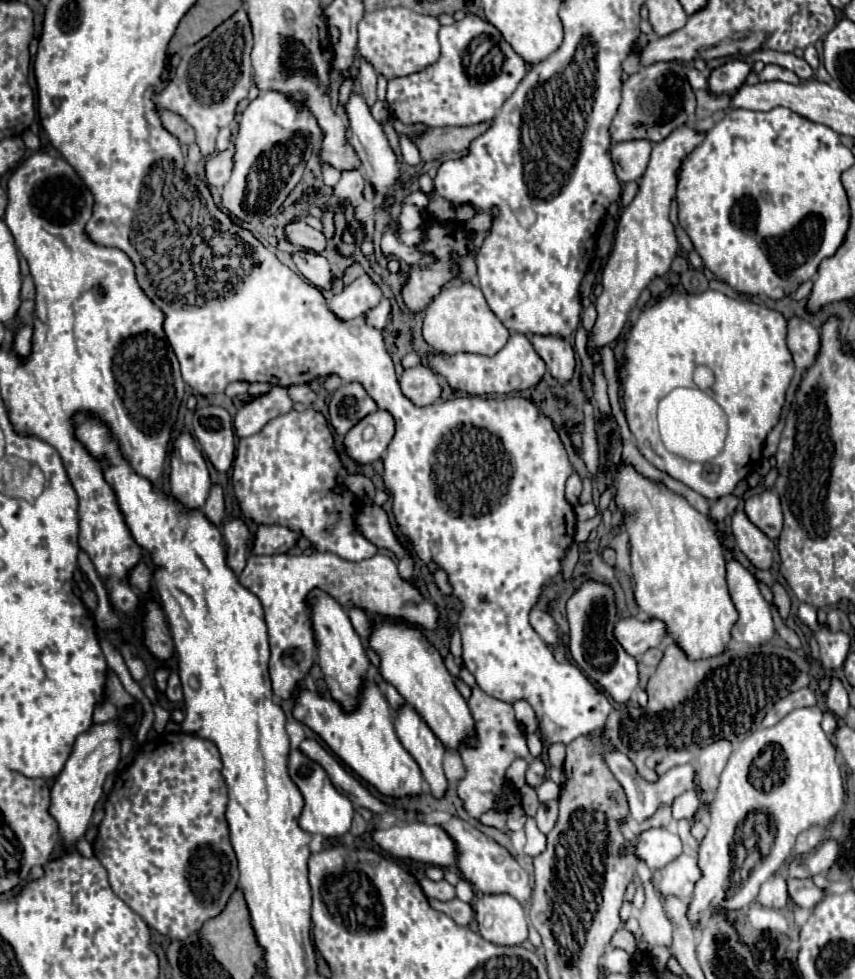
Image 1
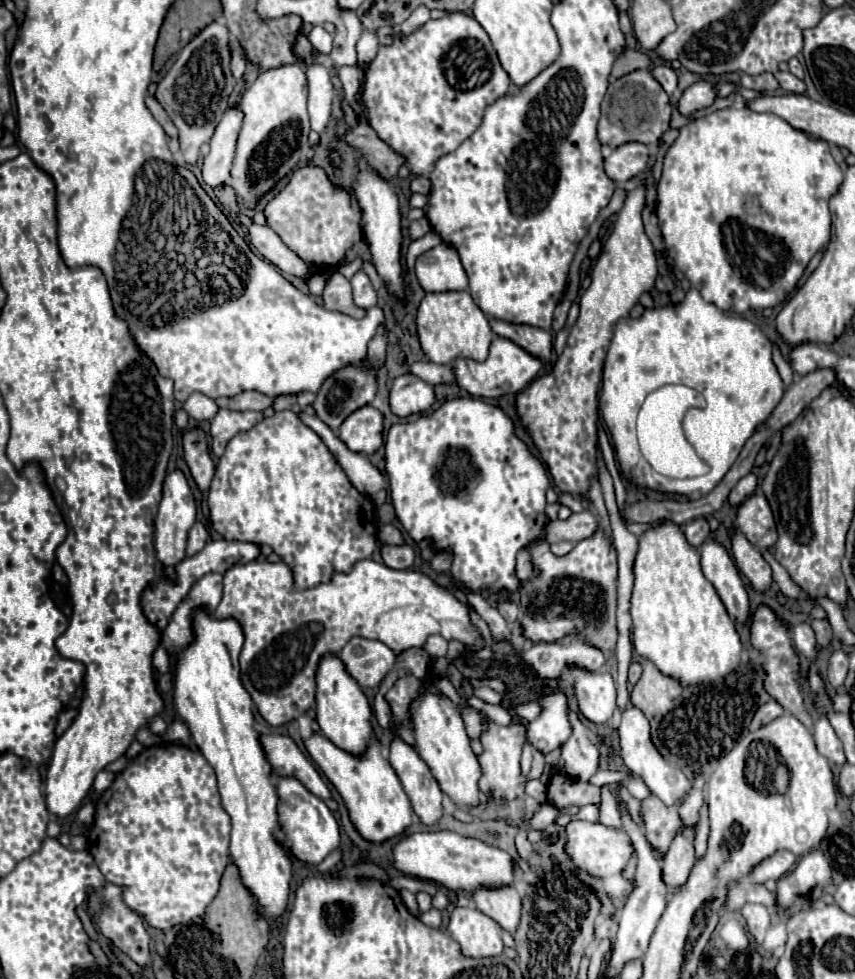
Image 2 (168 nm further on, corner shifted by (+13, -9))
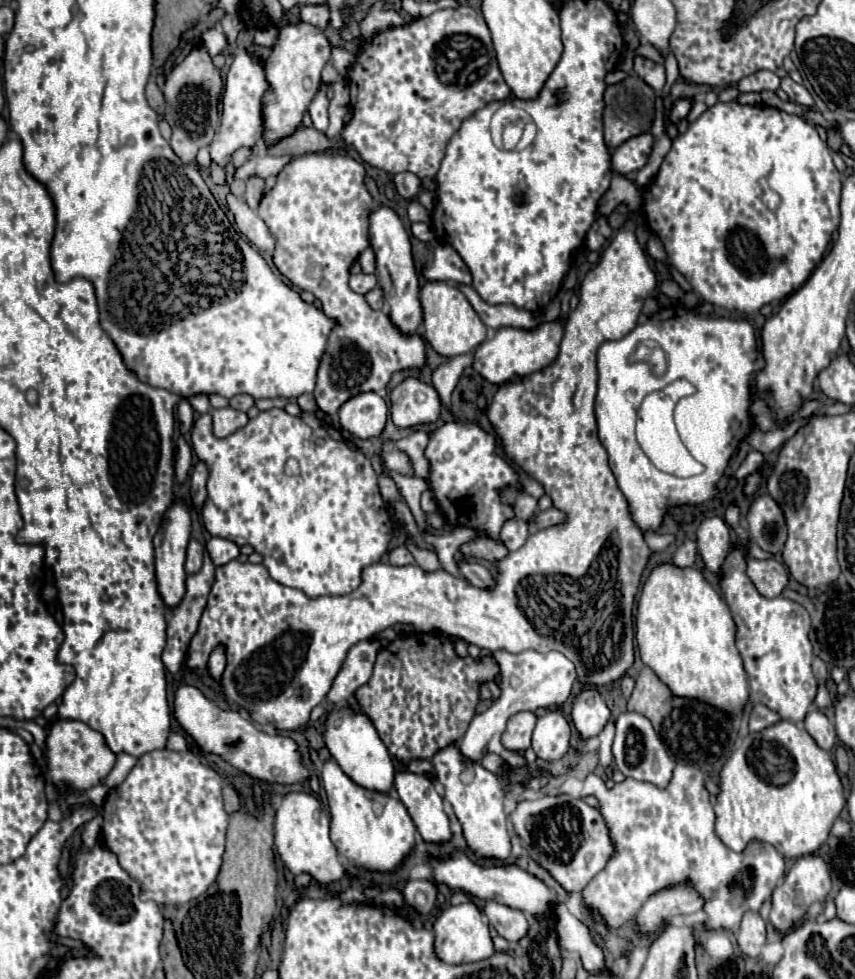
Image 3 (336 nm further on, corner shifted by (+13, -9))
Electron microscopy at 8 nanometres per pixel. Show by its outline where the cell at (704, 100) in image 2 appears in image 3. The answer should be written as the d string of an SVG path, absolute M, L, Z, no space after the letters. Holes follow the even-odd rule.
M679 99L679 101L675 101L675 105L673 105L673 109L671 109L671 123L677 125L681 119L685 119L687 113L689 113L689 109L691 109L691 101L689 101L689 99Z

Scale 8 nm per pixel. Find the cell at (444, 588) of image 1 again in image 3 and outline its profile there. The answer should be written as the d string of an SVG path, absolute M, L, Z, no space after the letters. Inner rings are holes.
M480 538L474 542L465 543L459 548L464 557L482 558L491 562L494 566L497 561L507 556L509 551L505 546L496 543L489 538Z

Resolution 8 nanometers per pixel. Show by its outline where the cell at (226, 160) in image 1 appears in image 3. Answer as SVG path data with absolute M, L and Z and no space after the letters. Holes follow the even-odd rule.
M237 51L235 59L229 67L229 73L225 77L225 89L223 89L223 115L221 115L221 129L217 141L213 141L211 147L211 159L225 167L239 147L253 147L263 141L265 127L261 119L261 99L269 91L269 83L265 79L265 65L259 59L253 59L247 51Z

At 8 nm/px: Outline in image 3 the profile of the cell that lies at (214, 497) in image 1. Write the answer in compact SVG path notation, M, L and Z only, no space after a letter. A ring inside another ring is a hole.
M195 539L189 541L189 547L187 547L187 561L185 561L185 571L191 575L191 573L197 573L201 569L201 563L203 563L203 545Z

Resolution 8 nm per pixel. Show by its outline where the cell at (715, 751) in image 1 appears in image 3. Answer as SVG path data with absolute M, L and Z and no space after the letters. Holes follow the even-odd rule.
M685 883L651 895L649 901L635 915L635 923L641 935L651 935L659 931L665 921L679 915L687 915L686 923L694 930L697 925L704 926L706 915L702 907L703 899L699 897L699 893L689 883Z

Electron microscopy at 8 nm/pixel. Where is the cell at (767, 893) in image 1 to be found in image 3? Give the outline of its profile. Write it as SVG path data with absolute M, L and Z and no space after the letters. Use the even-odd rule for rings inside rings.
M745 913L741 921L741 929L737 935L737 945L747 957L759 957L761 947L765 945L765 921L759 917L759 913Z

